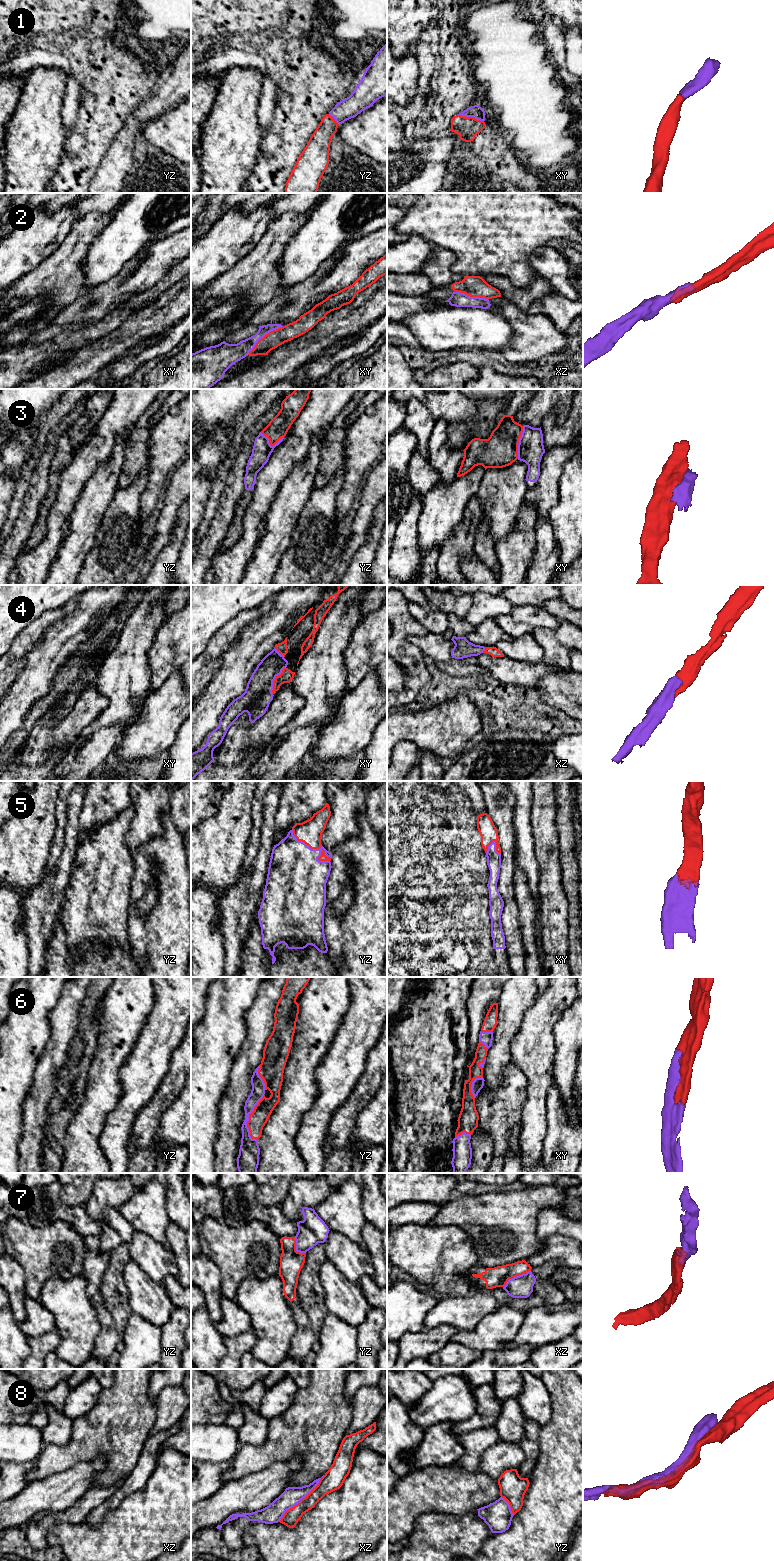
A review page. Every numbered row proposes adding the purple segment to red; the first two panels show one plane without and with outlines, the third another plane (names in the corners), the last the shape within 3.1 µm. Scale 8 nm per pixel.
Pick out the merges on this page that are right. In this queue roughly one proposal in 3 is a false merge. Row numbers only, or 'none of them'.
1, 2, 4, 5, 6

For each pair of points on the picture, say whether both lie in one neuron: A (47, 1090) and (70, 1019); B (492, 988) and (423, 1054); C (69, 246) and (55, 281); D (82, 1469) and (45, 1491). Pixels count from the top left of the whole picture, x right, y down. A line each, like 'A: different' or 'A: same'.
A: same
B: different
C: same
D: same

